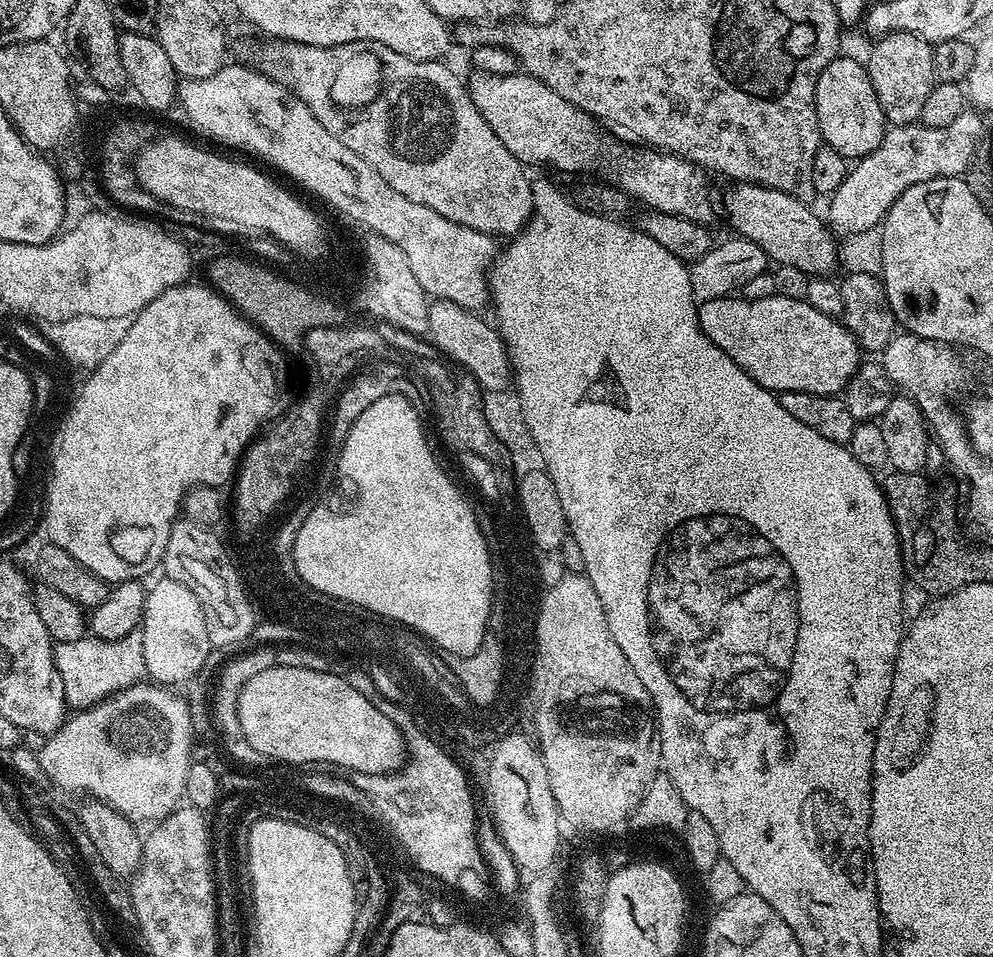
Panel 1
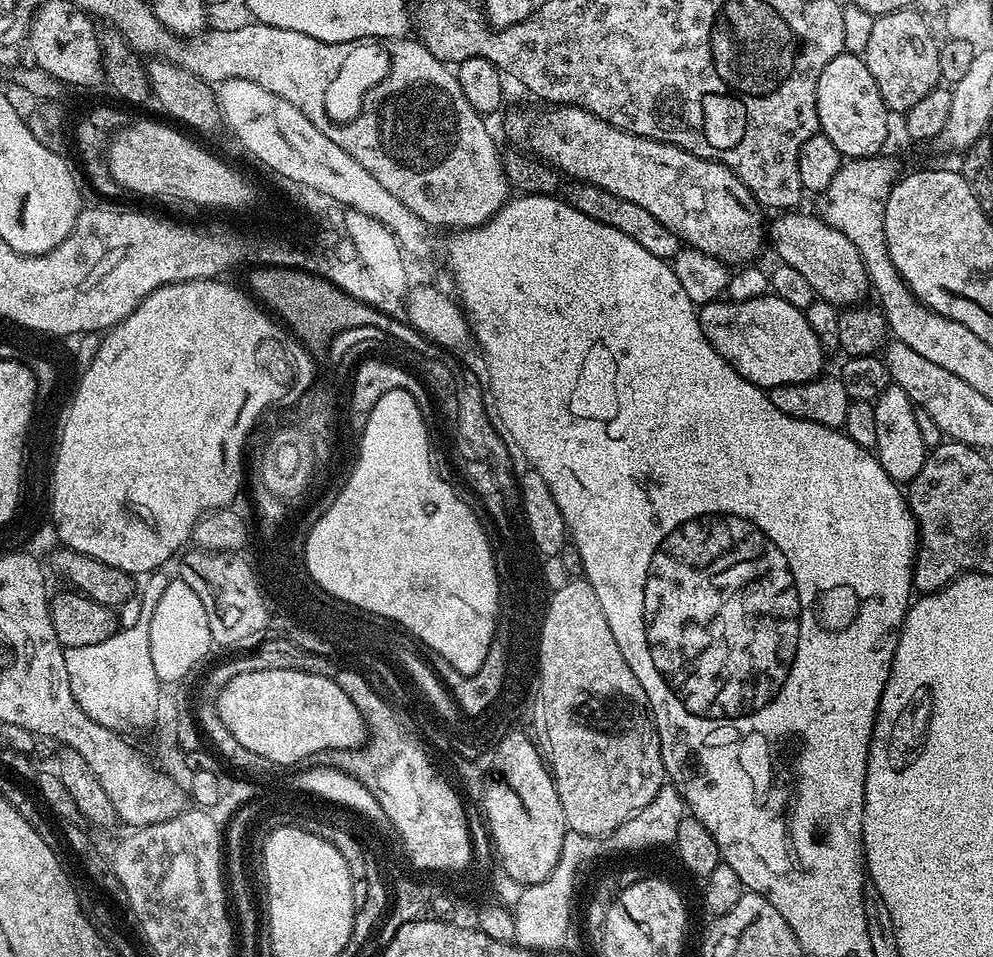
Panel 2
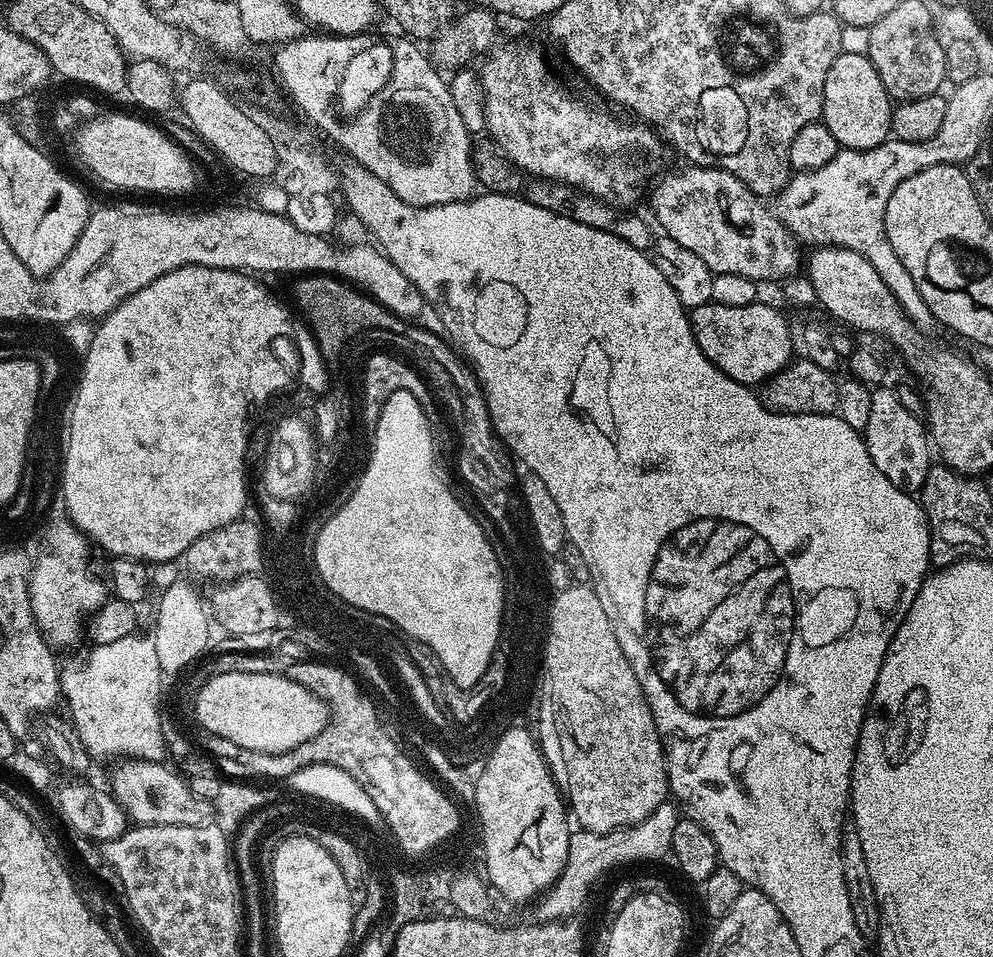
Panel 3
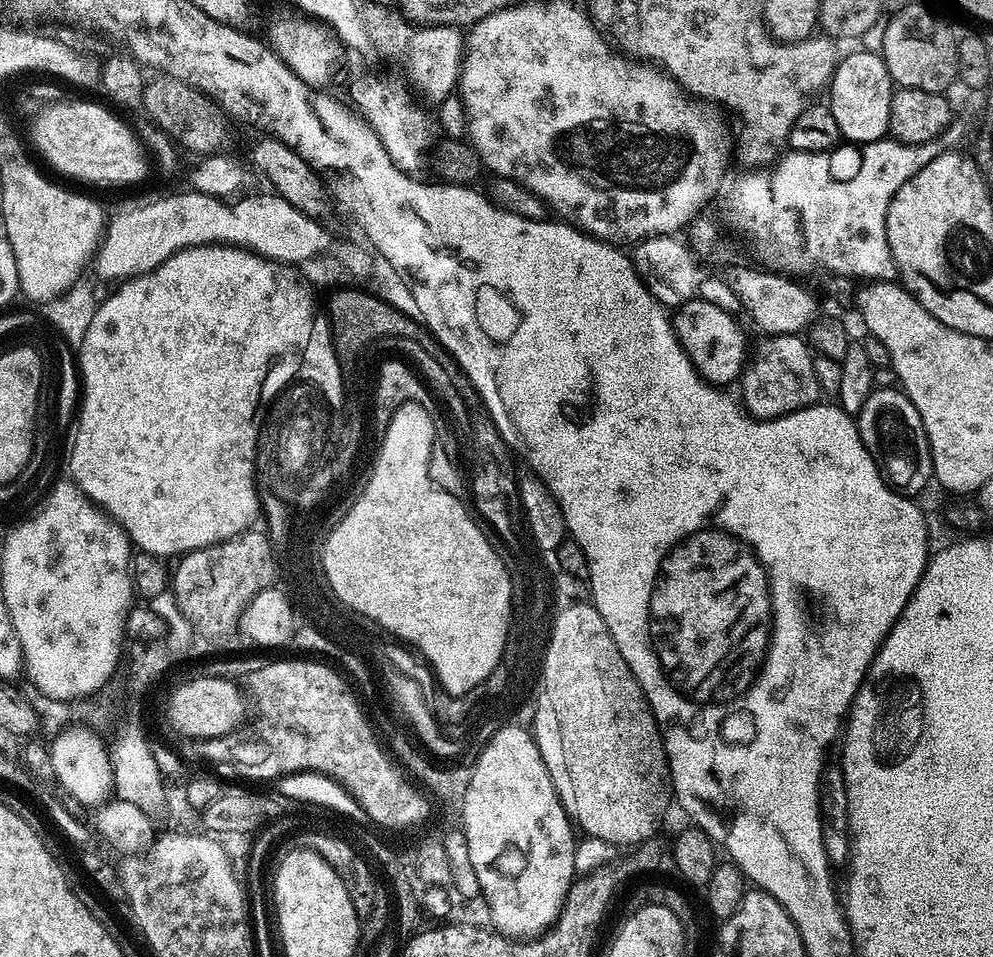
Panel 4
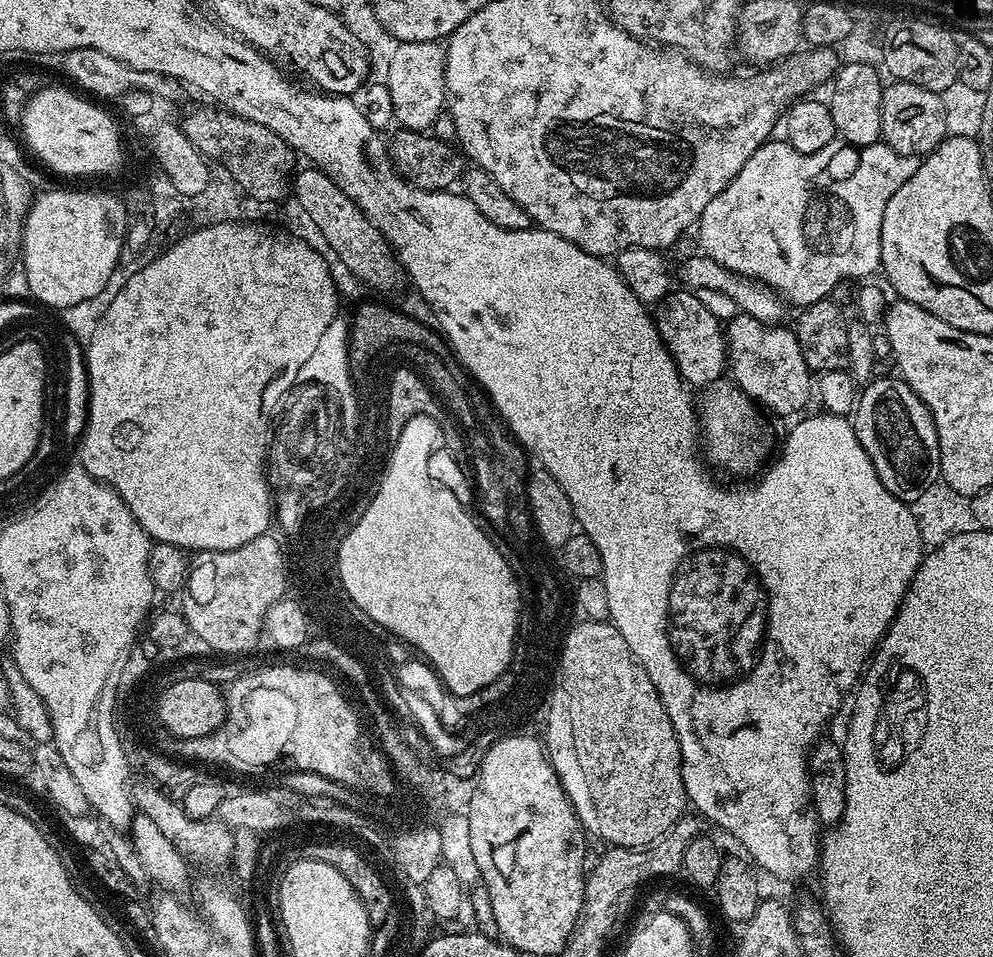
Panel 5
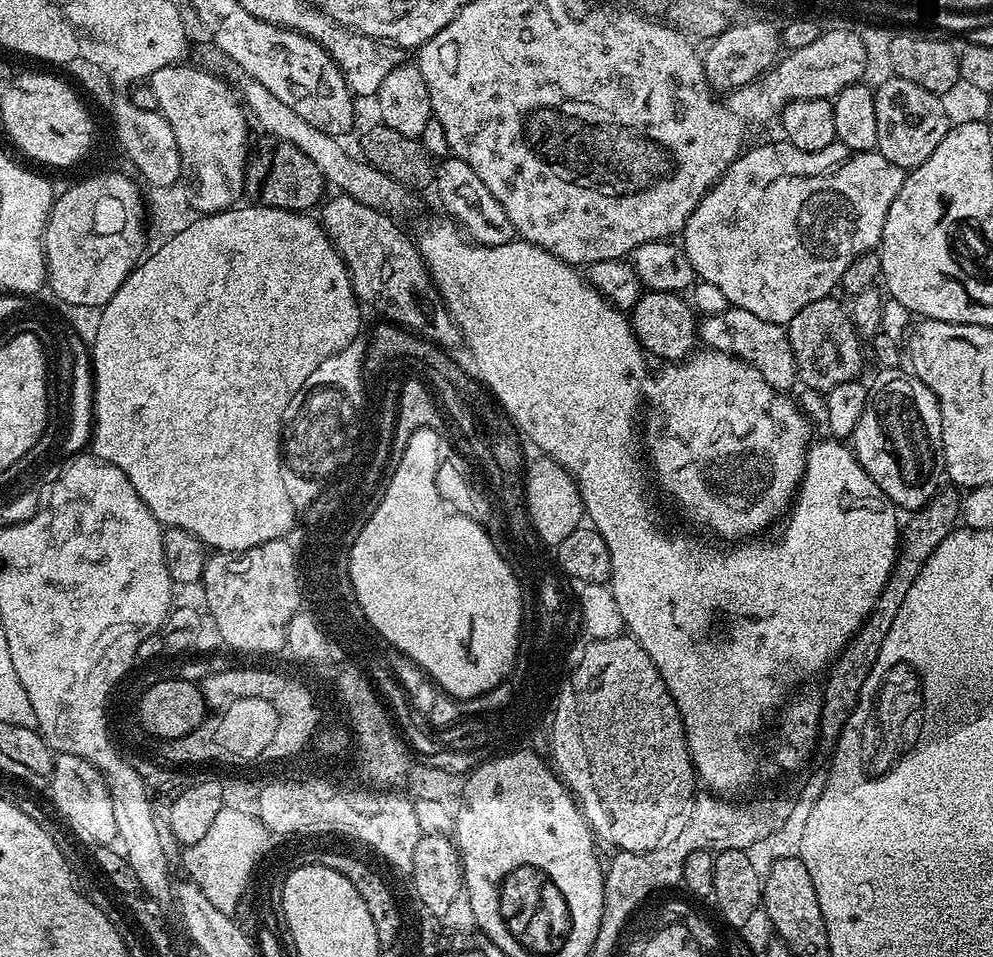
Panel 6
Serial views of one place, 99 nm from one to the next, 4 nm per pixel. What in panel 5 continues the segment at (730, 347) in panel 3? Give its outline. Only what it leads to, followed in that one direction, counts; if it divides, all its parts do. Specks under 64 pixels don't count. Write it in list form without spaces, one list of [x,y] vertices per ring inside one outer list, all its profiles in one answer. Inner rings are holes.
[[[673,290],[655,305],[654,319],[656,329],[666,346],[666,350],[674,358],[680,379],[685,385],[715,384],[726,372],[726,332],[722,322],[698,302],[695,291]]]

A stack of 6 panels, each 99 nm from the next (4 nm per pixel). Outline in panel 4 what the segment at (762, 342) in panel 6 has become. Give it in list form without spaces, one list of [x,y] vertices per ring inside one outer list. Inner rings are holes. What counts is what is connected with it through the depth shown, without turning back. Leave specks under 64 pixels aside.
[[[803,335],[773,336],[760,348],[760,353],[755,353],[751,362],[742,373],[742,385],[744,384],[744,396],[742,403],[753,416],[761,420],[775,420],[777,416],[785,416],[791,412],[797,412],[803,408],[817,403],[821,399],[822,389],[818,378],[814,374],[814,355],[809,341]]]

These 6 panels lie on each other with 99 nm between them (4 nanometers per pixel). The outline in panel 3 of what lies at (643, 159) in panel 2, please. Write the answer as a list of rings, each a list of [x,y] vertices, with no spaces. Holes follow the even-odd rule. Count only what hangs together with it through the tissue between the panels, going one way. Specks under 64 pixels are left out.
[[[689,165],[684,167],[685,169],[676,170],[674,172],[667,171],[663,173],[659,180],[653,185],[651,189],[650,204],[656,218],[655,223],[661,226],[660,229],[665,235],[671,237],[672,240],[678,242],[680,246],[686,248],[686,250],[693,251],[698,258],[702,259],[708,269],[711,270],[713,274],[718,273],[730,273],[730,274],[741,274],[742,277],[748,277],[757,283],[763,284],[763,282],[768,282],[770,280],[777,280],[777,282],[782,282],[787,278],[795,275],[799,269],[798,266],[802,264],[802,252],[800,252],[798,247],[800,247],[799,241],[793,235],[791,231],[781,222],[780,217],[777,216],[769,207],[768,209],[763,205],[765,204],[759,197],[755,196],[750,189],[745,186],[744,183],[736,175],[730,174],[724,168],[708,168],[708,167],[698,167],[696,165]]]

